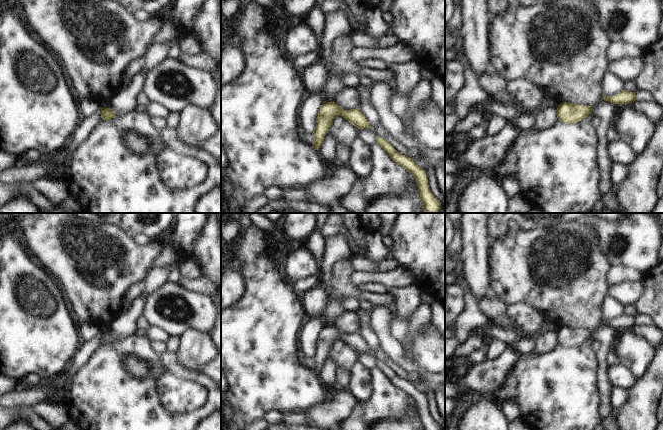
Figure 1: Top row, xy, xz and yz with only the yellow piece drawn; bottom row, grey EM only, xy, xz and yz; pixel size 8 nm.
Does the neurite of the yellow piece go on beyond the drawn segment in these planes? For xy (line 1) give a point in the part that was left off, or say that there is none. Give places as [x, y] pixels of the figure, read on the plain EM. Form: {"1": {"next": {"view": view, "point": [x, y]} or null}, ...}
{"1": {"next": null}}

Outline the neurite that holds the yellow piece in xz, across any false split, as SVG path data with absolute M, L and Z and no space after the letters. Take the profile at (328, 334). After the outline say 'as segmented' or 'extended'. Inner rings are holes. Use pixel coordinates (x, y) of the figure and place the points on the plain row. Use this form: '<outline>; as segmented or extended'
M324 325L318 333L316 352L313 359L313 371L317 375L319 375L320 369L324 365L324 360L328 357L330 349L335 340L342 340L346 345L354 349L359 354L363 352L371 352L366 341L361 337L359 332L344 334L334 325Z; as segmented

